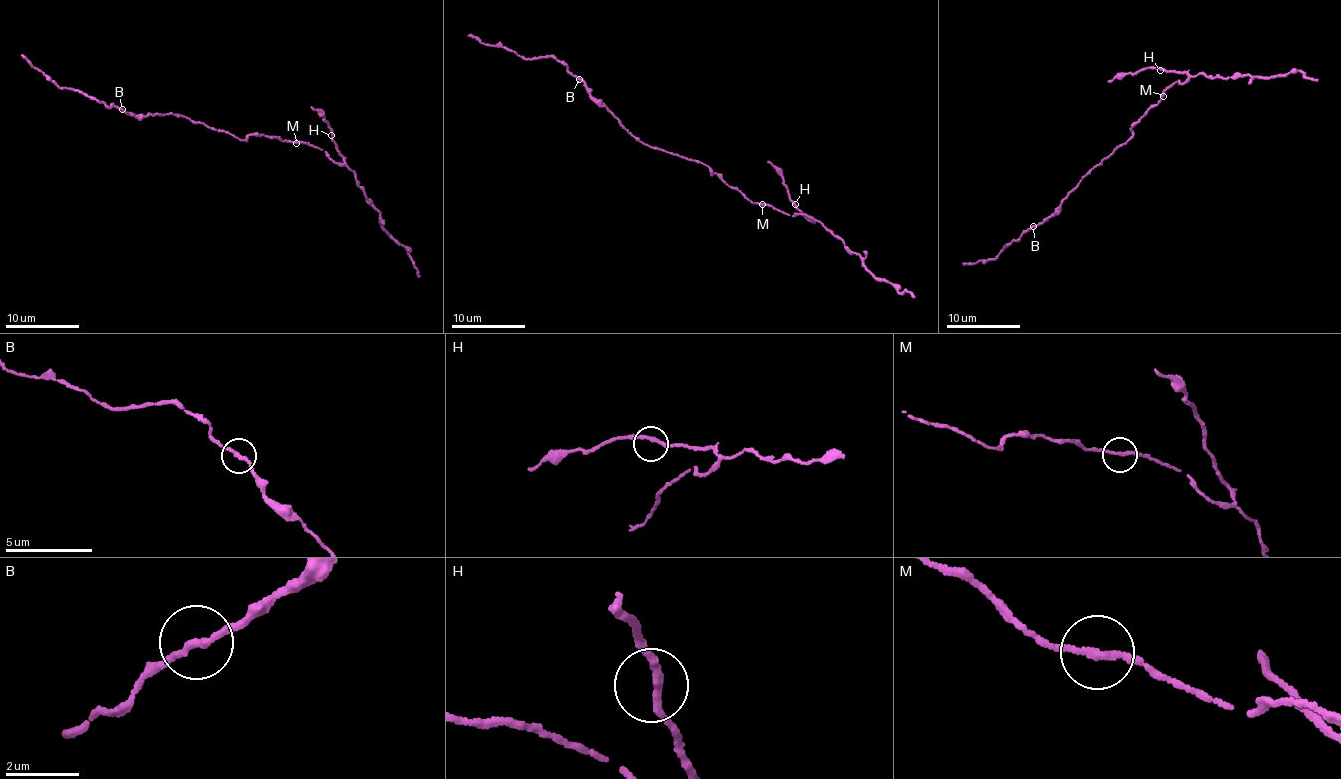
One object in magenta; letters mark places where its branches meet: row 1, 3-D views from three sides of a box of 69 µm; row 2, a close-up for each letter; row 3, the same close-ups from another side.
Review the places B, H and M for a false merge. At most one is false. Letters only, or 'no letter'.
no letter

